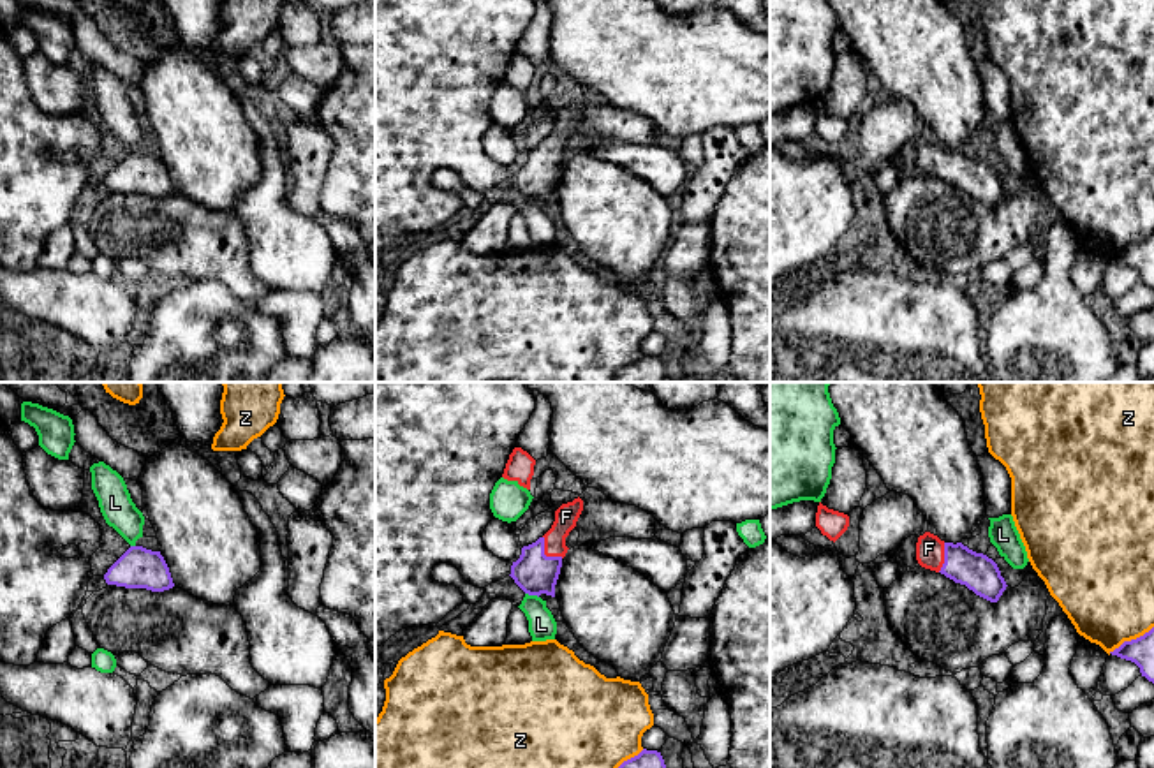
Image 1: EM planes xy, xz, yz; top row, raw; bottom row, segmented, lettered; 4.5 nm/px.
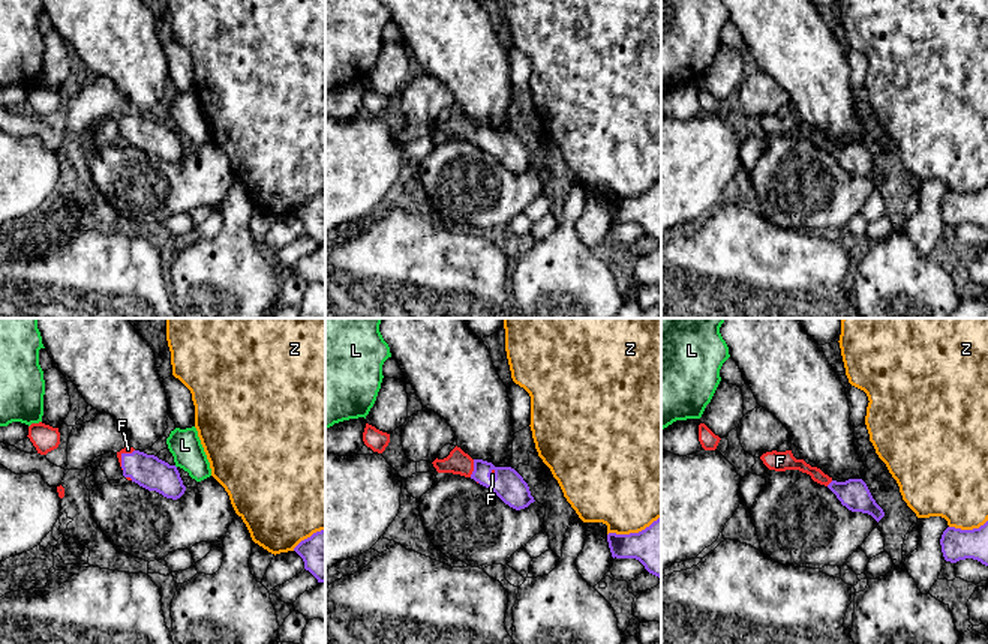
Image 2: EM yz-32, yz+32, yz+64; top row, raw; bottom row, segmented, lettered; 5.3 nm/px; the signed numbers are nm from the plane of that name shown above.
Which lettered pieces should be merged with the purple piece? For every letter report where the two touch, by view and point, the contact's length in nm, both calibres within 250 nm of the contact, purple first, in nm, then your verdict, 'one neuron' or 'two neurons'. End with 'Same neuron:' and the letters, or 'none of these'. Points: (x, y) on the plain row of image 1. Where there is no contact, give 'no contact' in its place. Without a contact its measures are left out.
F: contact xz (543, 159); length 140 nm; calibres 190 and 110 nm; one neuron
L: contact xz (532, 199); length 70 nm; calibres 190 and 130 nm; two neurons
Z: contact yz (1131, 245); length 240 nm; calibres 120 and 420 nm; two neurons
Same neuron: F

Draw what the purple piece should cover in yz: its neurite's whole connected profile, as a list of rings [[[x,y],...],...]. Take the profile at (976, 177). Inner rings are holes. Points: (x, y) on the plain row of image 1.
[[[930,137],[918,143],[916,166],[921,173],[965,190],[990,208],[997,208],[1008,192],[992,164],[969,155],[962,148],[944,148]]]

